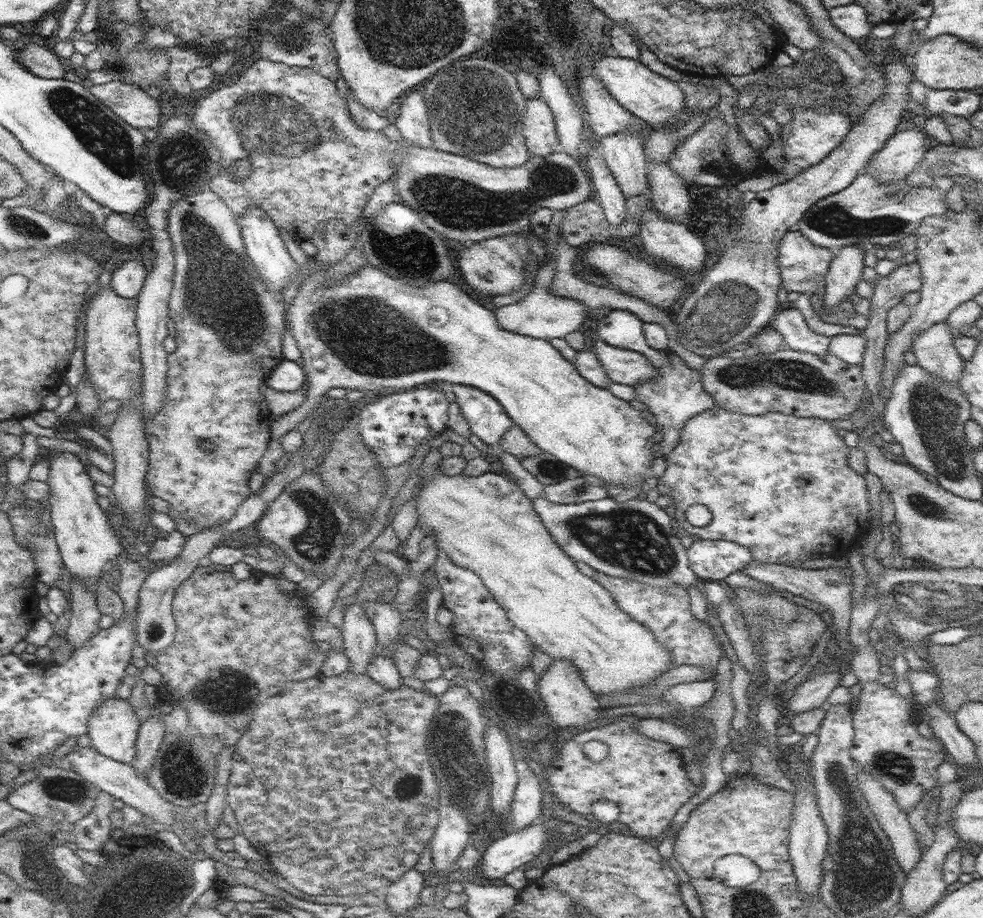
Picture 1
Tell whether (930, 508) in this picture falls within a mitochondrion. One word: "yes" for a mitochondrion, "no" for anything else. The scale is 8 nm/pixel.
yes

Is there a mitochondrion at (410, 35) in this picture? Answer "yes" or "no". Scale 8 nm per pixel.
yes

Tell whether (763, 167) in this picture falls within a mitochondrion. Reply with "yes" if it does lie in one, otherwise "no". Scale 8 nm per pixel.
no

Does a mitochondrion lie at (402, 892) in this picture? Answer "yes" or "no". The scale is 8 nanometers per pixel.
no

